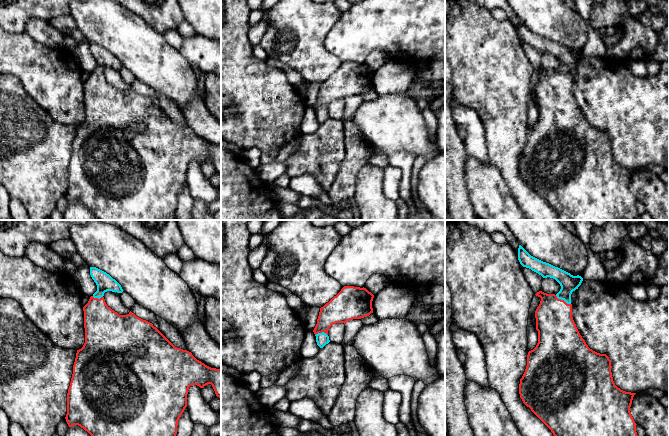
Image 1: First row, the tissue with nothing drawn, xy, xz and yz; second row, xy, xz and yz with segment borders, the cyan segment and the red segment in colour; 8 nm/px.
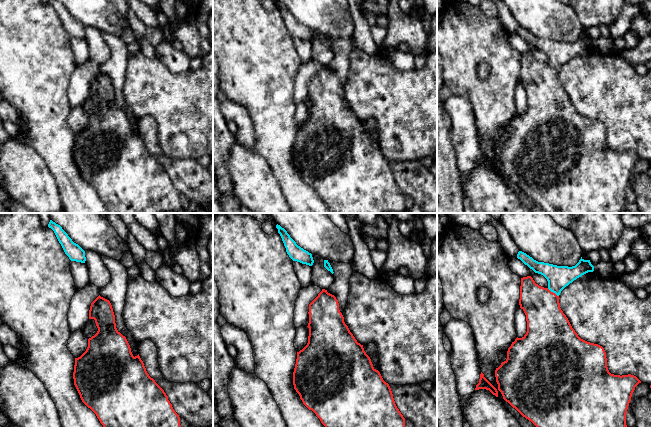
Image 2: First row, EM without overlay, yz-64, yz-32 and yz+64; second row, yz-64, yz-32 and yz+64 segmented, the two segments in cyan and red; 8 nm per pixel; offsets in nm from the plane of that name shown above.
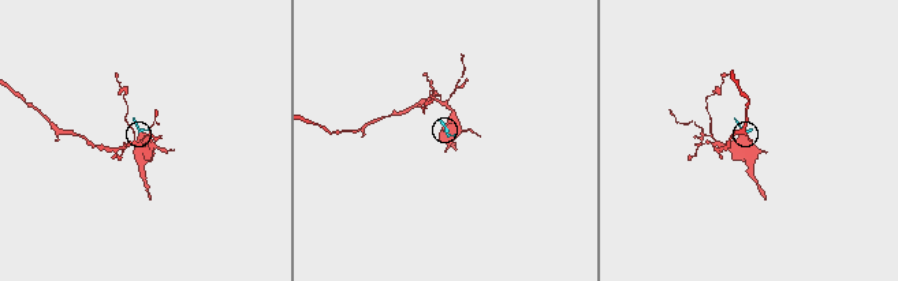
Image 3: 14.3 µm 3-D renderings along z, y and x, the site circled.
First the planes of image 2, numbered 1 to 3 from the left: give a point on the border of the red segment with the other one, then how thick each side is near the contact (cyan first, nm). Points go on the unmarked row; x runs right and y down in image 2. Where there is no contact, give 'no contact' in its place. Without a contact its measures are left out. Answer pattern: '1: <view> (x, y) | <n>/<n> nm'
1: no contact
2: no contact
3: yz+64 (553, 68) | 190/320 nm

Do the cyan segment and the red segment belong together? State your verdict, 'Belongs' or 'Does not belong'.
Belongs

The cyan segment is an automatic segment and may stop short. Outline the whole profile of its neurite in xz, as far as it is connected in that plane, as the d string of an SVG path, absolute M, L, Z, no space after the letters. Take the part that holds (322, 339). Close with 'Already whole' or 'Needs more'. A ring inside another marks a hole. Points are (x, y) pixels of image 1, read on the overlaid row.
M344 286L328 303L320 308L317 324L313 330L317 345L323 348L330 342L329 328L336 323L361 319L373 313L374 295L366 288Z. Needs more

